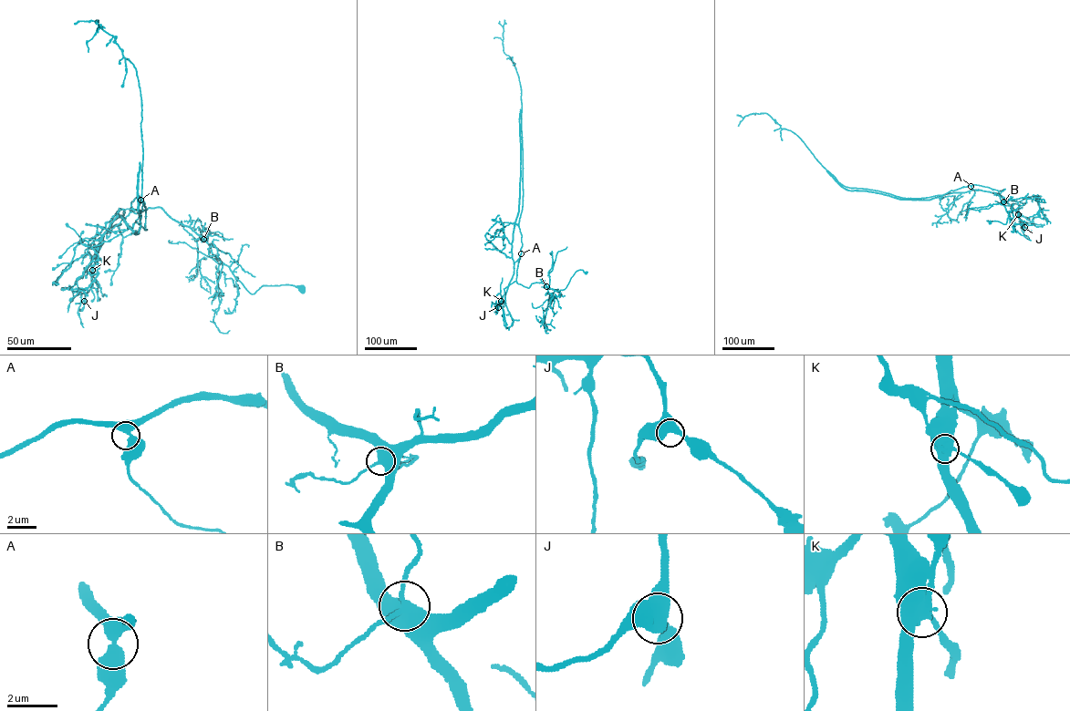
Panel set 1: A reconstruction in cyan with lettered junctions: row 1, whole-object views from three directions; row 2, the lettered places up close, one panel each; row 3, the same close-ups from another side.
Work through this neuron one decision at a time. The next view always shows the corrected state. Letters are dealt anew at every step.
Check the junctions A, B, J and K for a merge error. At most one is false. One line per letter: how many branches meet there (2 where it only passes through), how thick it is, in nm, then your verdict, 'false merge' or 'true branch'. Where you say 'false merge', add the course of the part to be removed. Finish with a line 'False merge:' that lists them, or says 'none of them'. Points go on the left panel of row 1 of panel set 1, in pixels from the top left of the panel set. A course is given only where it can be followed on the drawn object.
A: 3 branches meet; 460 nm thick; true branch
B: 3 branches meet; 440 nm thick; true branch
J: 3 branches meet; 480 nm thick; true branch
K: 3 branches meet; 500 nm thick; false merge; foreign part runs (92, 270), (98, 239), (138, 196), (144, 204), (135, 221), (147, 230), (136, 69), (97, 20), (88, 52)
False merge: K

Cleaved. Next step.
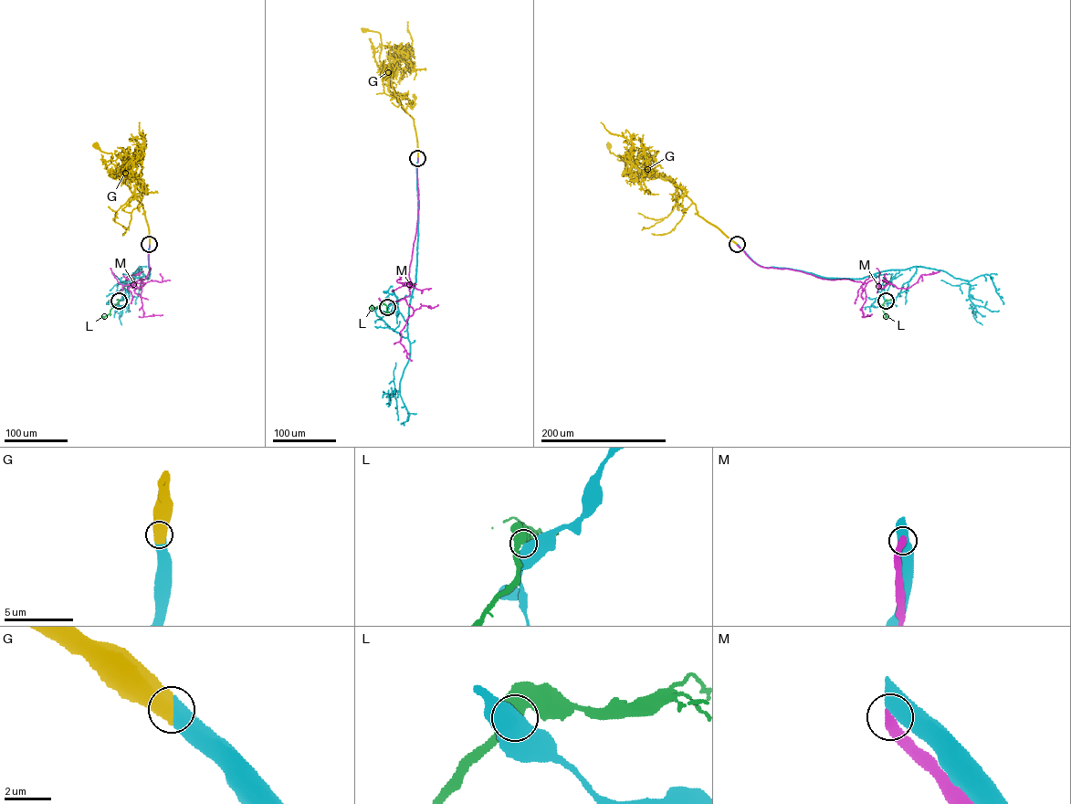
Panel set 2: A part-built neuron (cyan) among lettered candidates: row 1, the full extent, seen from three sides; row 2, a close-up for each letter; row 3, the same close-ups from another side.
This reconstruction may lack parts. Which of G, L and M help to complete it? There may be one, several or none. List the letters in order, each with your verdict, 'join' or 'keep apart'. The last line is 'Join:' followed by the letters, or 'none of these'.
G: join
L: keep apart
M: keep apart
Join: G

